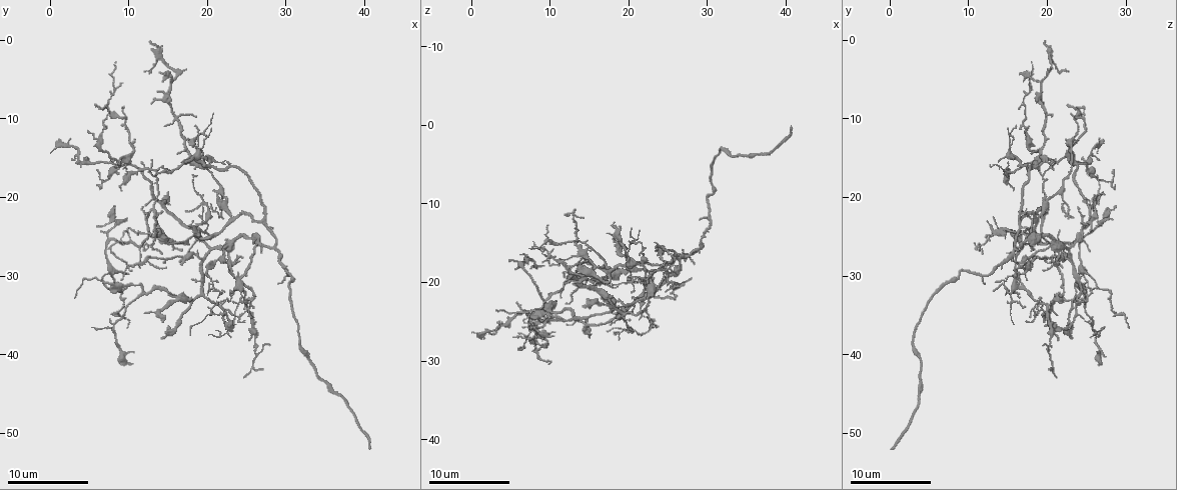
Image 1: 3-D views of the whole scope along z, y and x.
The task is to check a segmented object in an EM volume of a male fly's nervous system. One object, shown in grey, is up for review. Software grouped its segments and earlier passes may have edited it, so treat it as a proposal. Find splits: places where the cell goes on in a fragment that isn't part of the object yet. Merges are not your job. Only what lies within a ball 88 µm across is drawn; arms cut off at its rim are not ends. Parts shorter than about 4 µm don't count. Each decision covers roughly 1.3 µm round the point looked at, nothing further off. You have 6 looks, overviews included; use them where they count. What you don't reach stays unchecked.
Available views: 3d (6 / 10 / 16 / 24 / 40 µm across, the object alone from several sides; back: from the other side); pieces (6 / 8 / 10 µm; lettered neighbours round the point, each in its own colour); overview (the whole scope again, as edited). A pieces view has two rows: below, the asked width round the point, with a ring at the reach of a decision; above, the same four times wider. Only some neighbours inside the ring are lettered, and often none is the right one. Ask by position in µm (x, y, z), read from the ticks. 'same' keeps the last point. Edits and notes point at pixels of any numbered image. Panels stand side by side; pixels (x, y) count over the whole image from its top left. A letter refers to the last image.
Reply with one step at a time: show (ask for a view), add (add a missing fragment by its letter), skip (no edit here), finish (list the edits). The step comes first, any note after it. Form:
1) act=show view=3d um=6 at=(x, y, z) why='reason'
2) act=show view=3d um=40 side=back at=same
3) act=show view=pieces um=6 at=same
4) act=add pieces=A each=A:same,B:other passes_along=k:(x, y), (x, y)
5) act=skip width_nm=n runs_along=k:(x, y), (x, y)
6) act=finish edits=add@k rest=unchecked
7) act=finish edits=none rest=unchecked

act=show view=3d um=10 at=(12.0, 26.6, 11.2) why='branch stops here'

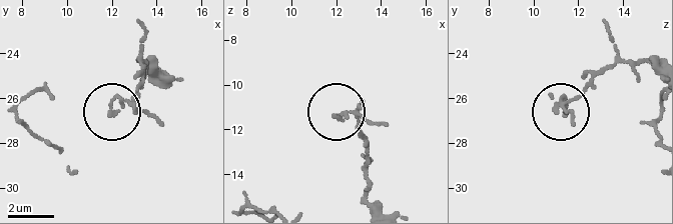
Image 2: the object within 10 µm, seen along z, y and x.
act=show view=pieces um=6 at=(11.9, 26.6, 11.4)

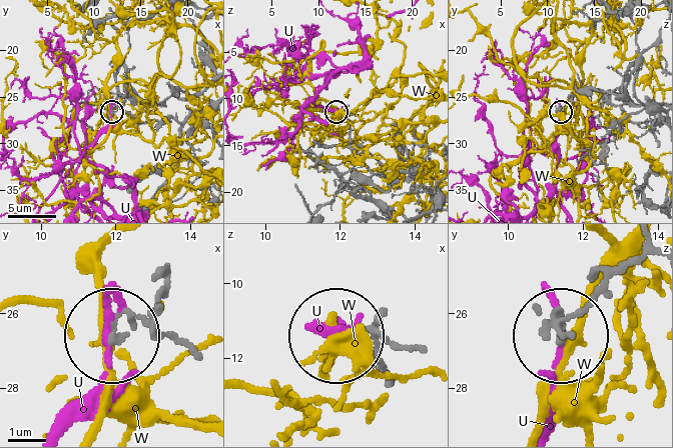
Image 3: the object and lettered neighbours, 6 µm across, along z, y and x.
act=skip each=U:other,W:other found='none of them fits'

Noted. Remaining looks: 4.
act=show view=pieces um=8 at=(20.6, 21.2, 22.0)

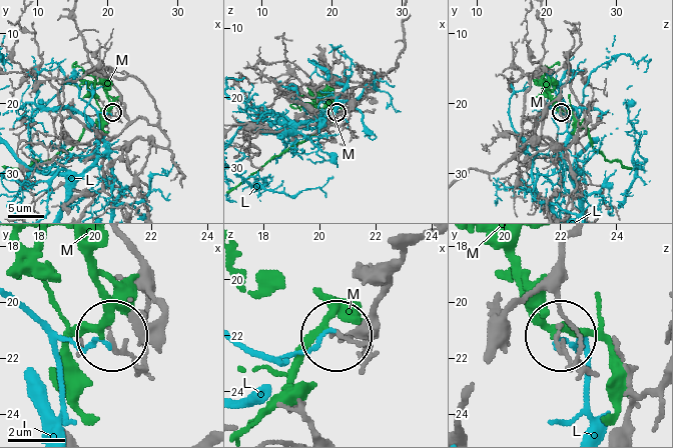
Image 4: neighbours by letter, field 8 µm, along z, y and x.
act=skip each=L:other,M:other runs_along=4:(73, 144), (113, 138), (128, 120), (121, 100), (112, 112) found='none of them fits'

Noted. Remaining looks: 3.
act=show view=pieces um=6 at=(23.4, 31.6, 25.4)

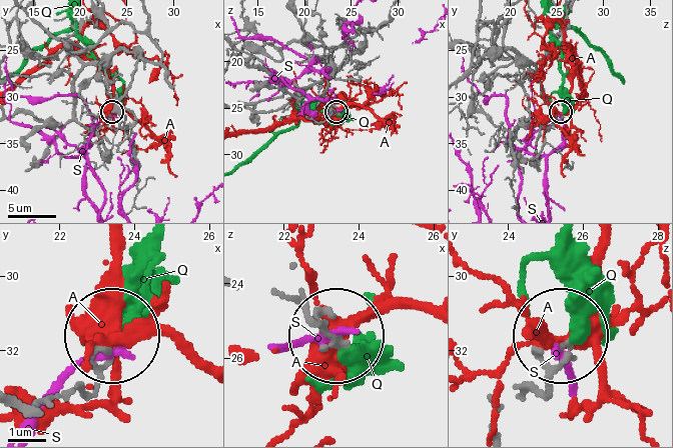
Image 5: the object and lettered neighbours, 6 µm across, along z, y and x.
act=skip each=A:other,Q:other,S:other runs_along=5:(17, 400), (74, 390), (112, 349) found='no lettered fragment goes on from it'

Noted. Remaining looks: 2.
act=finish edits=none rest=unchecked

